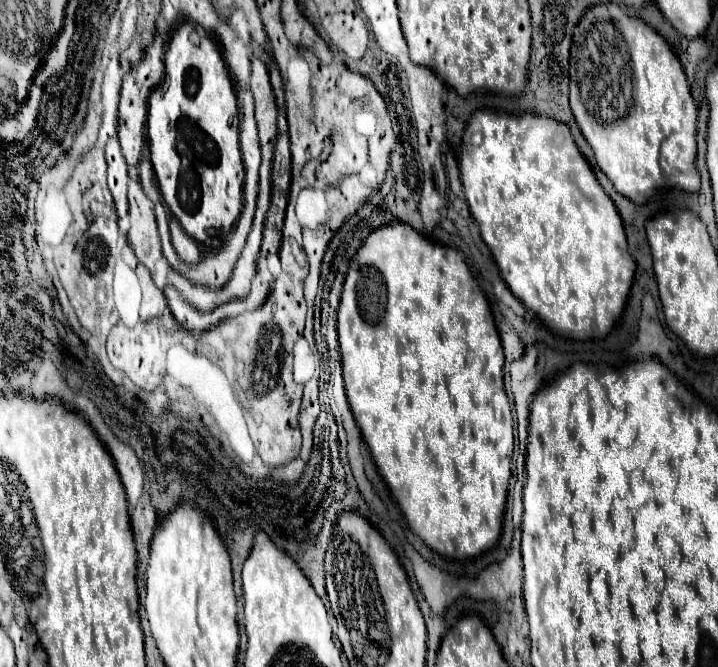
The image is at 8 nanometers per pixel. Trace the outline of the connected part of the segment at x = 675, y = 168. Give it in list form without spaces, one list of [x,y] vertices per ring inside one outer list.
[[[608,3],[606,7],[592,7],[576,25],[574,29],[574,39],[572,39],[572,47],[570,47],[570,107],[574,111],[576,123],[582,129],[584,137],[588,139],[590,147],[594,149],[594,157],[600,163],[600,169],[608,175],[608,179],[614,183],[616,191],[626,195],[628,199],[632,199],[634,203],[646,203],[644,199],[648,199],[656,189],[660,187],[680,187],[684,191],[698,191],[700,189],[700,175],[696,171],[694,165],[694,157],[696,157],[696,119],[698,119],[698,107],[690,95],[690,85],[686,81],[684,69],[678,61],[678,57],[672,53],[670,45],[666,43],[666,39],[654,31],[650,25],[646,25],[642,19],[638,17],[630,17],[626,15],[620,5],[616,3]]]

